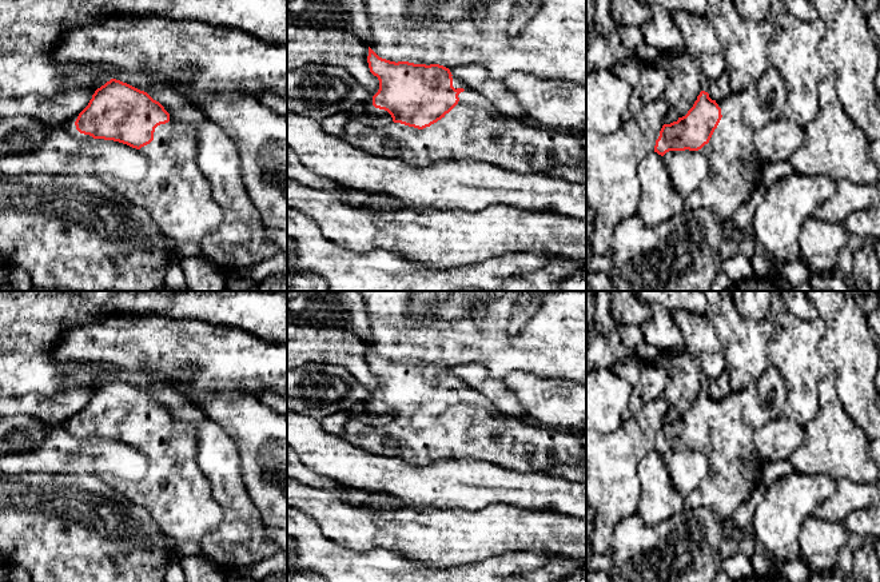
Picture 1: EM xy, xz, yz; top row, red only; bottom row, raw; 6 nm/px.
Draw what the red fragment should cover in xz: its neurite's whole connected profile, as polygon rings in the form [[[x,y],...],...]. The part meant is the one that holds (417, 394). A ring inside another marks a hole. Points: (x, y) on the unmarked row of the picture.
[[[370,346],[367,362],[370,371],[379,379],[379,388],[373,395],[373,404],[387,410],[393,420],[385,424],[349,420],[345,424],[343,439],[365,453],[399,458],[411,466],[427,466],[441,459],[477,458],[519,473],[543,473],[554,465],[586,465],[586,450],[581,446],[578,436],[530,426],[522,419],[499,412],[482,394],[453,375],[450,368],[443,364],[390,360],[379,356]]]

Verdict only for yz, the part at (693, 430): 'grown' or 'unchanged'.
grown

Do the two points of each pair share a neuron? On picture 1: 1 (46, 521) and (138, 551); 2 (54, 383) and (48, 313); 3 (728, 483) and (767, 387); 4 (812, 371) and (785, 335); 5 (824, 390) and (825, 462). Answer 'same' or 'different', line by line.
1: same
2: same
3: same
4: same
5: same

